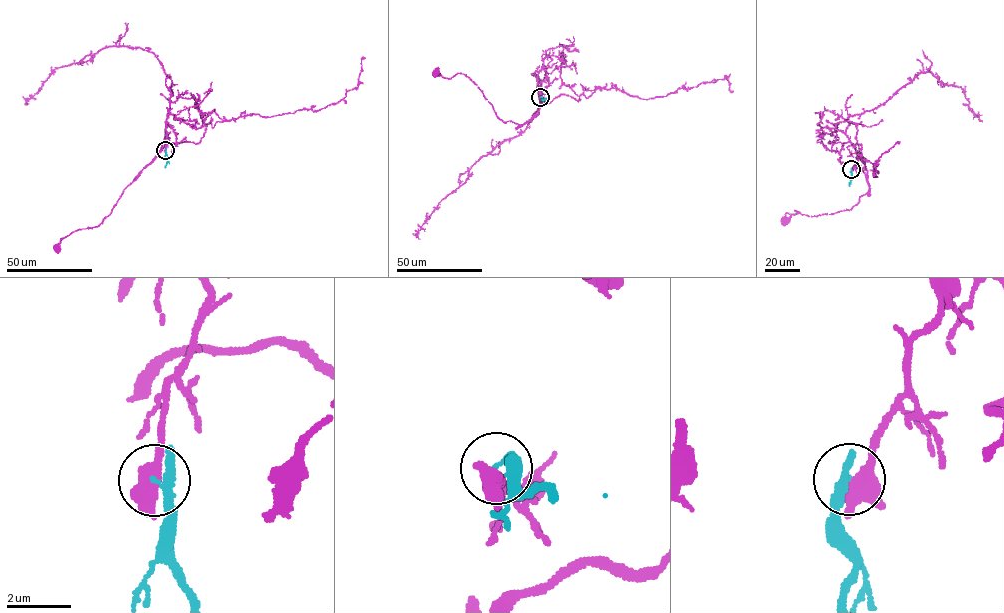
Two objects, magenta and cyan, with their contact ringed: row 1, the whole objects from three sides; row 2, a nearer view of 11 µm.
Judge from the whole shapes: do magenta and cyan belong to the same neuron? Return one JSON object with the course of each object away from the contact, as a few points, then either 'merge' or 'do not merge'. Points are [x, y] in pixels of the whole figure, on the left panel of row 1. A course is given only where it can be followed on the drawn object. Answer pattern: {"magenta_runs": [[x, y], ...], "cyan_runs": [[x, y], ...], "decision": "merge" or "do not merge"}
{"magenta_runs": [[165, 150], [166, 136], [157, 156], [124, 190], [100, 224], [70, 233], [55, 247]], "cyan_runs": [[165, 150], [168, 160], [165, 168]], "decision": "do not merge"}

